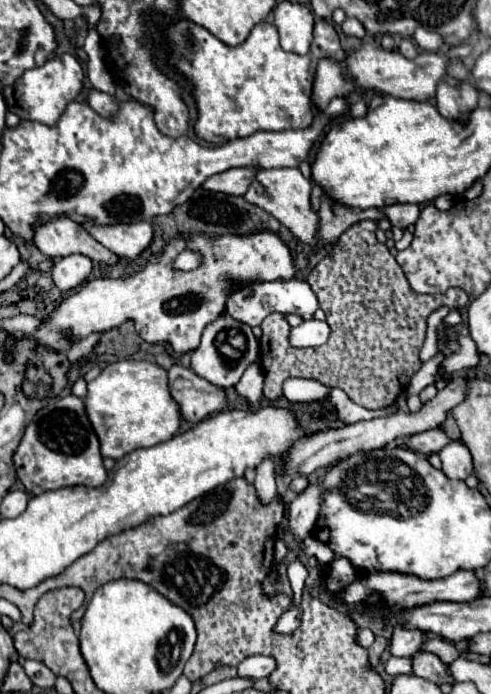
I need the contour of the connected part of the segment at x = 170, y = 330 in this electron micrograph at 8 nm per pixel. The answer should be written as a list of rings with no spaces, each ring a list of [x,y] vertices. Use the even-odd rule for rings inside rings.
[[[258,232],[252,236],[228,234],[216,240],[208,236],[190,236],[188,240],[178,236],[164,248],[162,254],[152,256],[144,270],[140,270],[132,278],[90,280],[76,294],[68,296],[48,320],[44,320],[44,326],[34,334],[34,338],[50,350],[64,352],[70,342],[64,340],[62,332],[72,334],[74,342],[78,342],[92,332],[108,332],[112,328],[118,328],[126,320],[134,320],[140,336],[146,342],[170,342],[174,352],[186,354],[200,344],[204,326],[224,312],[224,298],[228,296],[228,290],[236,288],[238,282],[264,282],[276,278],[288,280],[294,278],[294,274],[296,268],[290,250],[272,232]],[[184,248],[200,250],[204,254],[200,270],[188,274],[172,270],[176,254]]]

